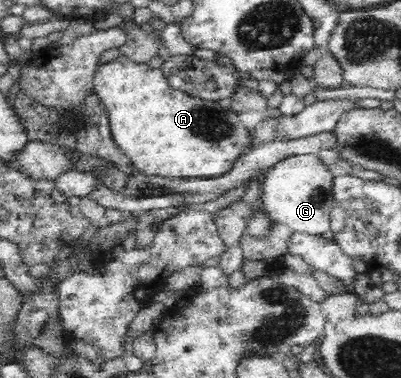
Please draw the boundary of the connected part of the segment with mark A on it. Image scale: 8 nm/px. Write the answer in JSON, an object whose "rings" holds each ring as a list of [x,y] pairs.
{"rings":[[[122,54],[97,66],[93,87],[109,112],[114,142],[140,173],[172,178],[215,178],[232,170],[234,164],[252,148],[252,132],[240,121],[237,112],[222,106],[221,102],[204,100],[172,88],[161,68],[138,64]]]}

